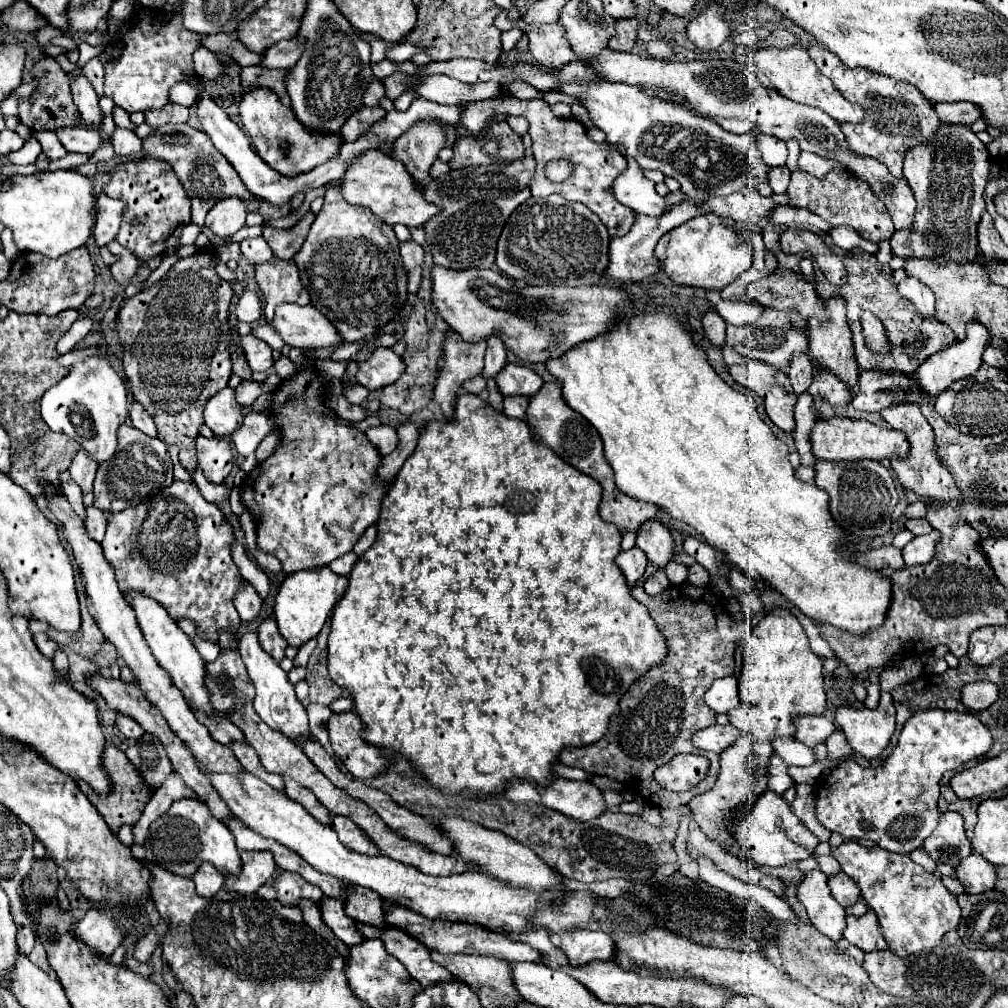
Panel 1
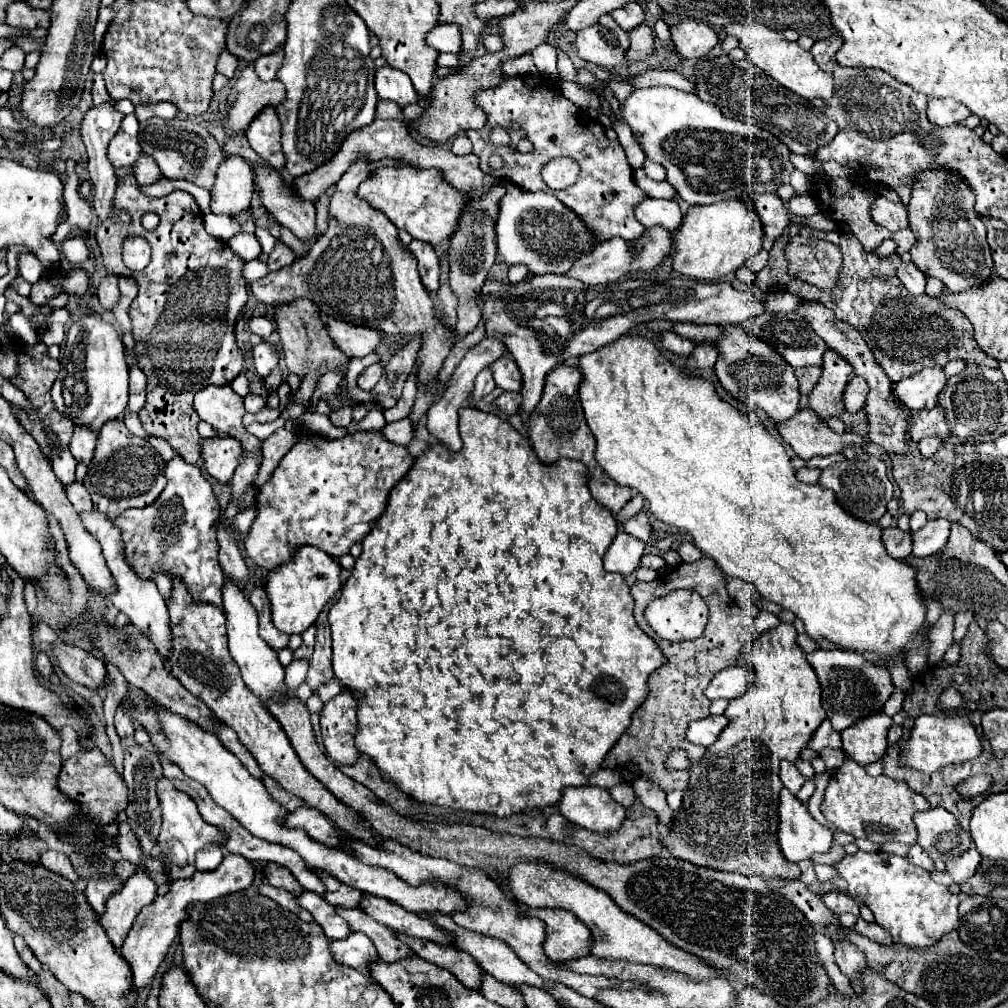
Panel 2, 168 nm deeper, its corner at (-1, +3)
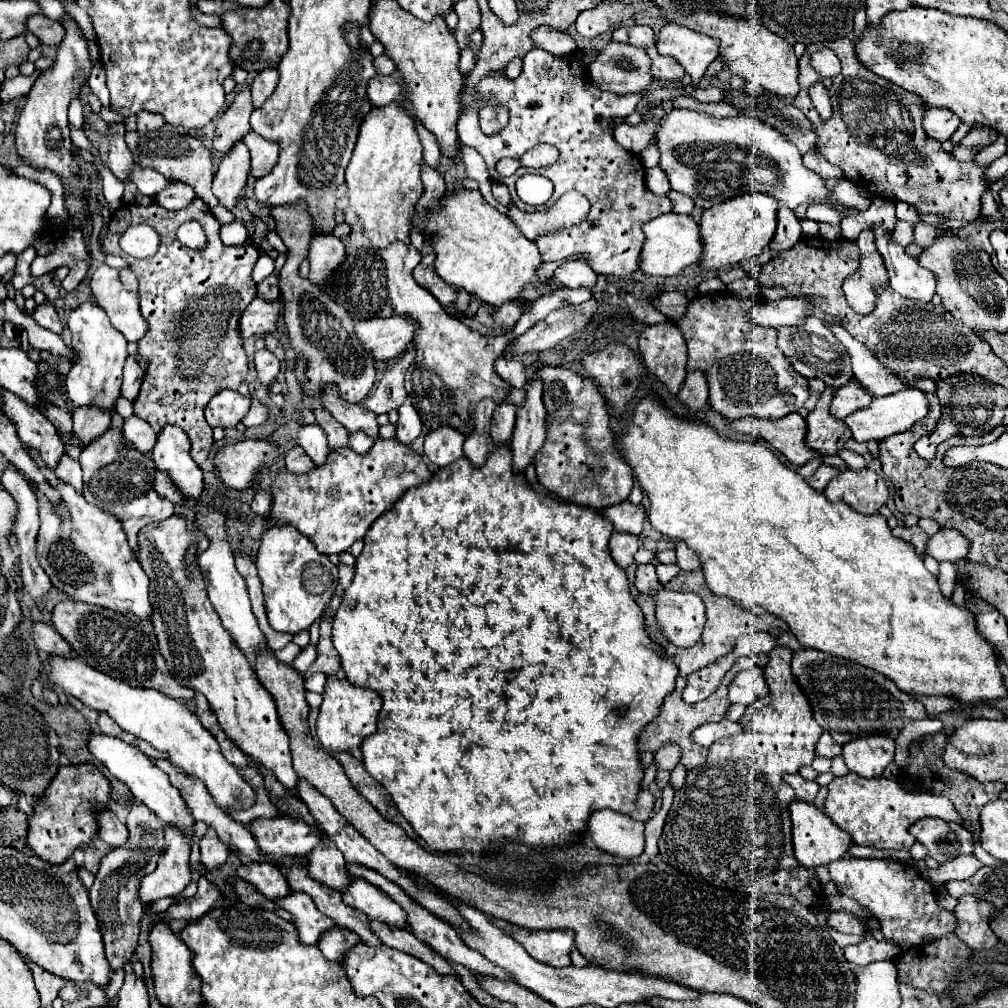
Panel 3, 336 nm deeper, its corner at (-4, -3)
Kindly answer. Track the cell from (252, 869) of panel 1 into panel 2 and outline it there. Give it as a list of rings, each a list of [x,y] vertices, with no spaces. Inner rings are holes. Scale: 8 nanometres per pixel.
[[[227,854],[223,858],[223,862],[217,866],[217,870],[195,872],[187,880],[175,880],[165,896],[157,896],[157,900],[153,904],[149,904],[147,908],[143,908],[139,912],[129,936],[125,938],[123,948],[121,948],[121,956],[133,972],[133,992],[137,994],[137,998],[145,996],[143,992],[149,988],[149,982],[153,980],[159,964],[163,962],[171,942],[179,934],[179,924],[183,920],[187,920],[187,916],[189,916],[187,914],[189,904],[211,902],[219,896],[227,896],[227,894],[233,894],[235,890],[243,890],[247,886],[251,886],[253,876],[255,876],[255,868],[251,866],[249,860],[245,860],[243,856],[237,856],[237,854]]]

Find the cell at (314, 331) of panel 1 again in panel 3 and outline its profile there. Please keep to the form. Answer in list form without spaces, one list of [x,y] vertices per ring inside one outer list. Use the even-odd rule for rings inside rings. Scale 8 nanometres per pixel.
[[[372,318],[356,322],[354,330],[360,346],[364,346],[374,360],[390,360],[400,356],[408,342],[412,342],[414,322],[406,318]]]

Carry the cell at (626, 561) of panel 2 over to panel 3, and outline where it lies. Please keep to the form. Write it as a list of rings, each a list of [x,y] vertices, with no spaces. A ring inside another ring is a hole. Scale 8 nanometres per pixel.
[[[614,532],[610,538],[610,554],[622,570],[626,570],[630,564],[634,564],[634,554],[638,552],[638,538],[632,534],[620,534]]]

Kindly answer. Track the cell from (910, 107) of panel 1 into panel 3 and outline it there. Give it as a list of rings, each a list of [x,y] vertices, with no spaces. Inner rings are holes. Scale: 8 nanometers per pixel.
[[[836,38],[828,42],[828,48],[840,58],[842,72],[832,78],[820,76],[810,64],[816,46],[808,46],[800,58],[800,92],[792,100],[816,128],[816,150],[830,164],[838,166],[846,180],[868,190],[872,196],[908,202],[918,214],[942,214],[944,218],[964,222],[982,218],[980,198],[992,184],[986,178],[988,166],[956,160],[950,152],[944,152],[940,142],[924,134],[922,118],[926,106],[922,98],[860,66],[850,38]],[[814,82],[822,82],[830,92],[832,118],[826,122],[820,122],[808,94]]]

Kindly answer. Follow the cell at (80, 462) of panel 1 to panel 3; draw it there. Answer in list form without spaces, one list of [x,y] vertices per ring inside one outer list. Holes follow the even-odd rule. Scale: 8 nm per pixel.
[[[94,406],[76,408],[72,418],[74,418],[74,434],[80,434],[80,438],[88,438],[88,444],[100,438],[110,428],[110,414],[100,412]]]

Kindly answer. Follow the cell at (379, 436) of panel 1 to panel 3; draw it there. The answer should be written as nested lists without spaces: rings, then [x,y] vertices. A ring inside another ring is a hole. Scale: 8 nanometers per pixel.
[[[402,404],[398,408],[398,414],[400,414],[400,418],[396,424],[396,440],[402,444],[412,444],[420,436],[422,420],[416,414],[412,404]]]

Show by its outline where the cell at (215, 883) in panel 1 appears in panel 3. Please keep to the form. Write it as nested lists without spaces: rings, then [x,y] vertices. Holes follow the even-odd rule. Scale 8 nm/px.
[[[208,828],[208,832],[200,840],[200,858],[202,858],[202,864],[208,870],[216,870],[216,868],[220,868],[228,860],[228,854],[230,852],[224,848],[224,844],[216,838],[216,832],[212,828]]]

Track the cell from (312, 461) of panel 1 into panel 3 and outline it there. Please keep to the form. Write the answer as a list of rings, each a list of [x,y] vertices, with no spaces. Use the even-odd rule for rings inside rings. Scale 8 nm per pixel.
[[[378,438],[366,454],[358,454],[352,448],[334,450],[322,466],[316,466],[306,474],[292,474],[288,470],[278,472],[272,484],[274,504],[266,526],[292,524],[314,542],[320,554],[342,554],[350,550],[356,540],[364,538],[372,522],[392,508],[408,488],[426,482],[430,476],[432,472],[422,462],[422,456],[396,438]]]

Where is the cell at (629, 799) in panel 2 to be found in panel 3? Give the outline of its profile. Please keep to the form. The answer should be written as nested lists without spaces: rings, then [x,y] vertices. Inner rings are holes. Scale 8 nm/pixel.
[[[642,790],[636,798],[636,810],[632,810],[632,818],[634,820],[640,820],[640,822],[646,822],[652,814],[652,808],[654,808],[654,796],[648,792],[648,790]]]

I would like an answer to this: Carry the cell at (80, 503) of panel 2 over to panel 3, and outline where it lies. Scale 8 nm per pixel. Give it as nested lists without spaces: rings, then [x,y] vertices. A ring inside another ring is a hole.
[[[64,456],[56,468],[56,476],[66,480],[70,486],[74,486],[78,490],[78,494],[82,494],[82,468],[76,460]]]

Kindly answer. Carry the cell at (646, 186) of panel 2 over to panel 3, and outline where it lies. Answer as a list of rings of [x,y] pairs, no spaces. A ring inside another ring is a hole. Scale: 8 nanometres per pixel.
[[[670,190],[666,196],[672,200],[672,212],[676,212],[676,214],[690,214],[692,212],[694,204],[692,204],[692,200],[688,196],[676,194],[674,190]]]

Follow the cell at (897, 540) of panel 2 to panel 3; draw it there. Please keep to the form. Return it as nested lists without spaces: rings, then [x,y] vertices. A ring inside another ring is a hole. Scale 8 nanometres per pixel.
[[[898,526],[892,530],[892,534],[908,544],[912,544],[916,548],[916,554],[922,554],[924,556],[924,550],[926,550],[926,542],[928,542],[928,536],[918,528],[918,526],[912,526],[912,528],[906,528],[906,526]]]

